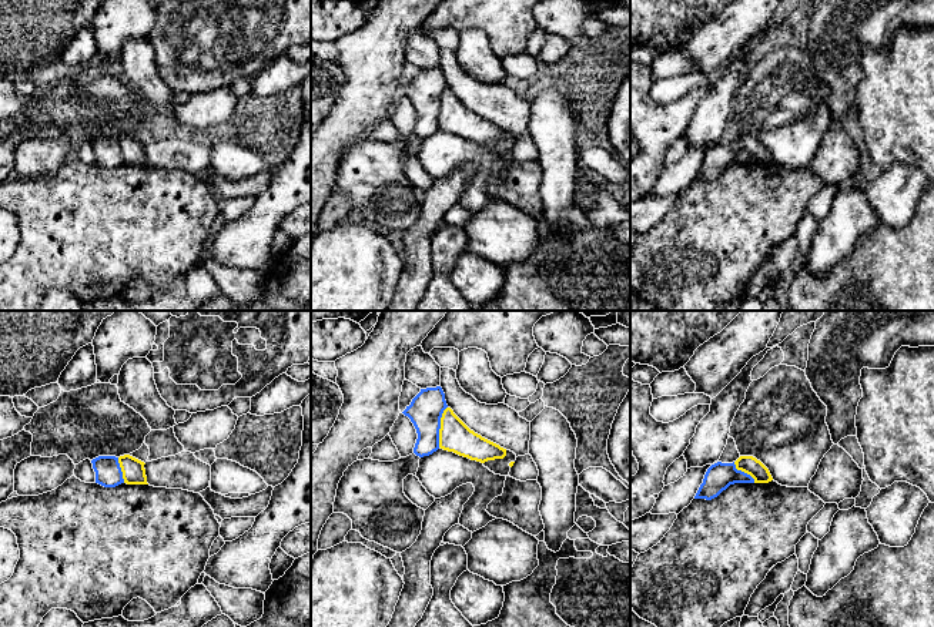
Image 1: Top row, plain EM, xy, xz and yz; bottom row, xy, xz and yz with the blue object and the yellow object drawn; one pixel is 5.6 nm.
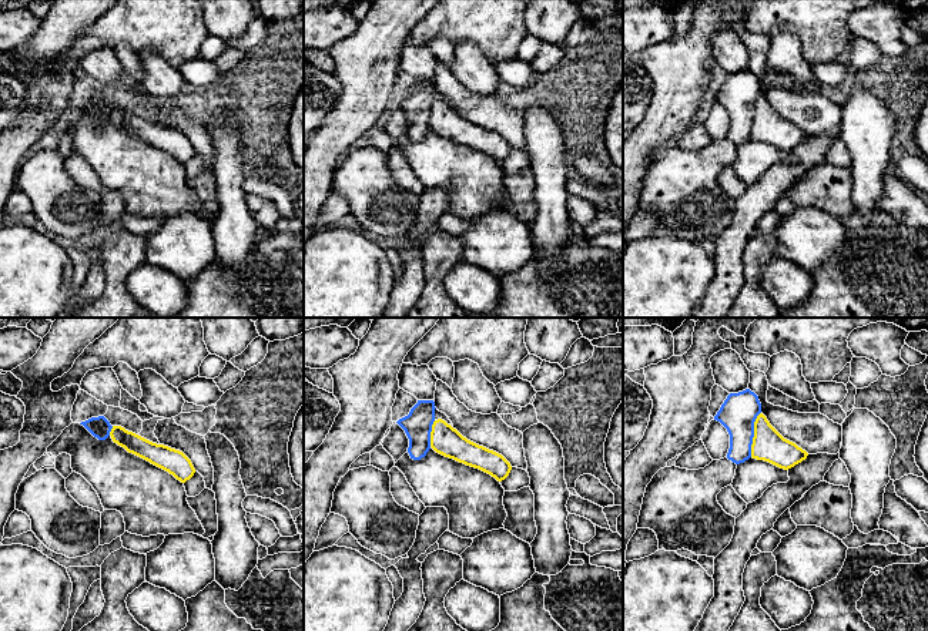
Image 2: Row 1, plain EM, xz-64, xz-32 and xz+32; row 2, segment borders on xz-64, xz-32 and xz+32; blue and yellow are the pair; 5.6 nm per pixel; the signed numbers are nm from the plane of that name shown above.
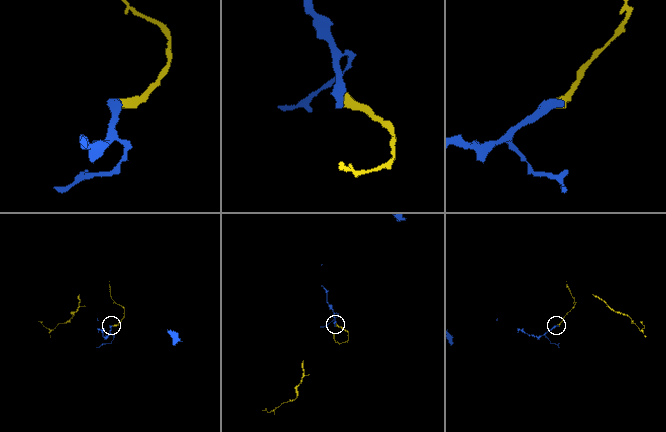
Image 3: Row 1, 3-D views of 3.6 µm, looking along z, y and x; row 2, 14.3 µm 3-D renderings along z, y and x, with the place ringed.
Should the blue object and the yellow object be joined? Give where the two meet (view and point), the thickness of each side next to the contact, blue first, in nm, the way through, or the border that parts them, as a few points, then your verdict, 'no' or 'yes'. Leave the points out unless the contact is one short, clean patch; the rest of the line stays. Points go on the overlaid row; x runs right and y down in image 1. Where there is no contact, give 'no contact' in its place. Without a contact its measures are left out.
meets blue in xz at (439, 426); 190 nm thick on the blue side, 180 nm on the other; border along xz (447, 406), (441, 418), (438, 446); no

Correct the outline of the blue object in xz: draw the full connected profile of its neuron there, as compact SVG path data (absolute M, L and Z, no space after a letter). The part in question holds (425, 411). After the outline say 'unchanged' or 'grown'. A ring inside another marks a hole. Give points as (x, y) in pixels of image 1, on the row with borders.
M441 386L421 389L411 405L402 412L414 423L418 439L414 453L429 456L439 449L439 429L443 410L448 408Z; unchanged

